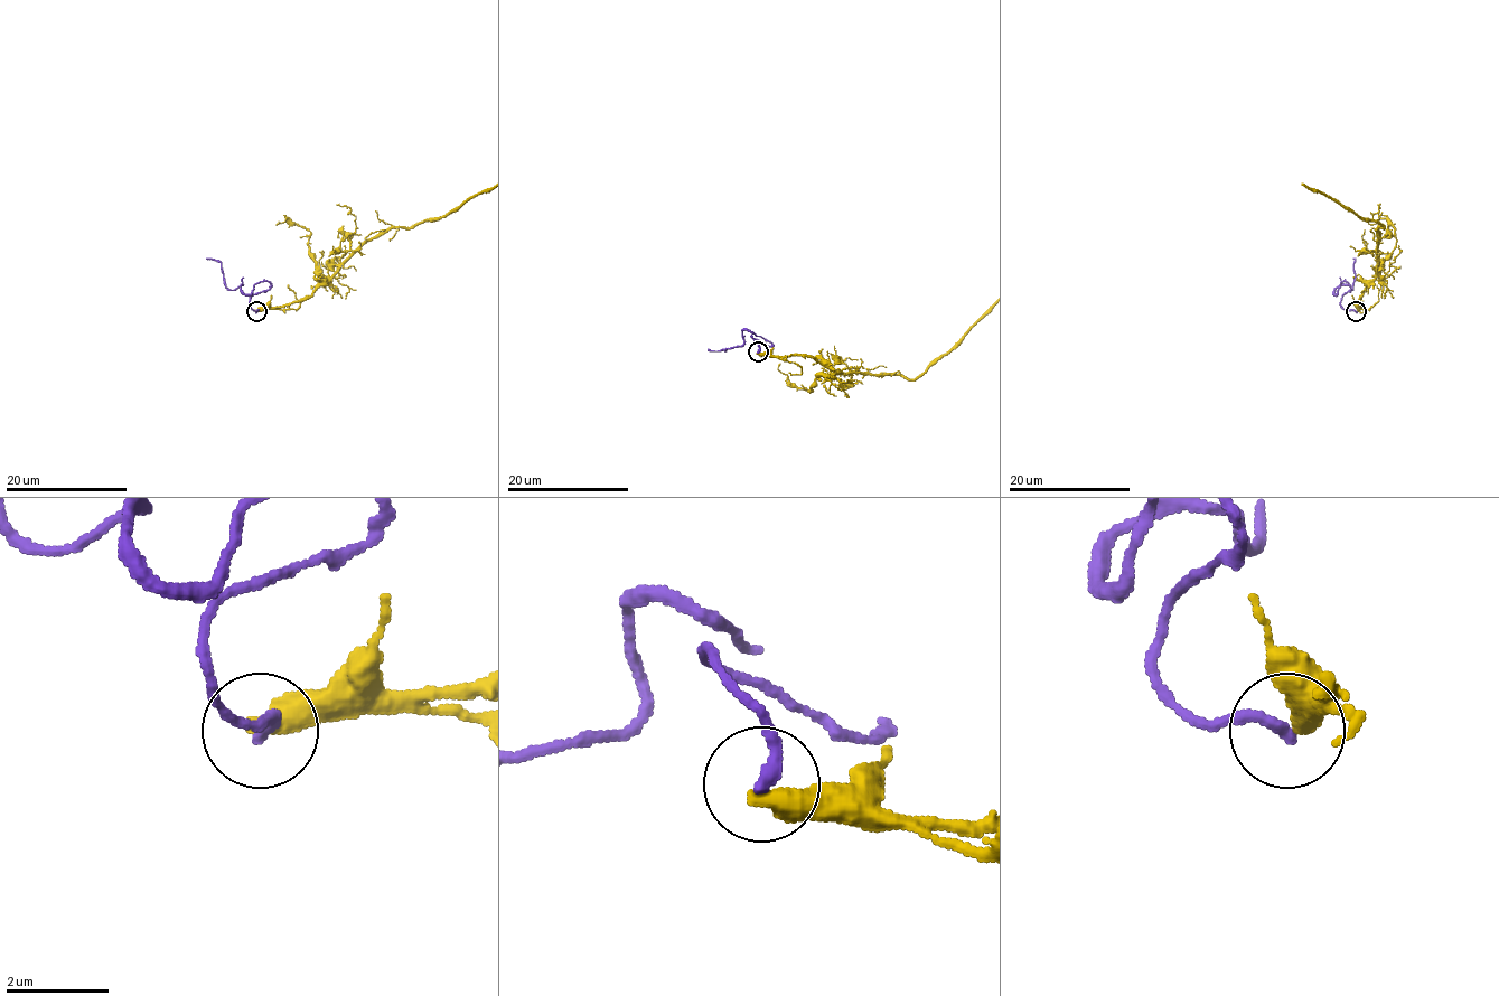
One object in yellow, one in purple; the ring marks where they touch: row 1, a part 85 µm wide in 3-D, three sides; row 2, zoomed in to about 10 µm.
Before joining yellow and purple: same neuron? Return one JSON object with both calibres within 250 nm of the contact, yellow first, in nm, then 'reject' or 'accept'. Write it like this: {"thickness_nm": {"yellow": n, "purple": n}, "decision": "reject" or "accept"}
{"thickness_nm": {"yellow": 480, "purple": 240}, "decision": "reject"}

